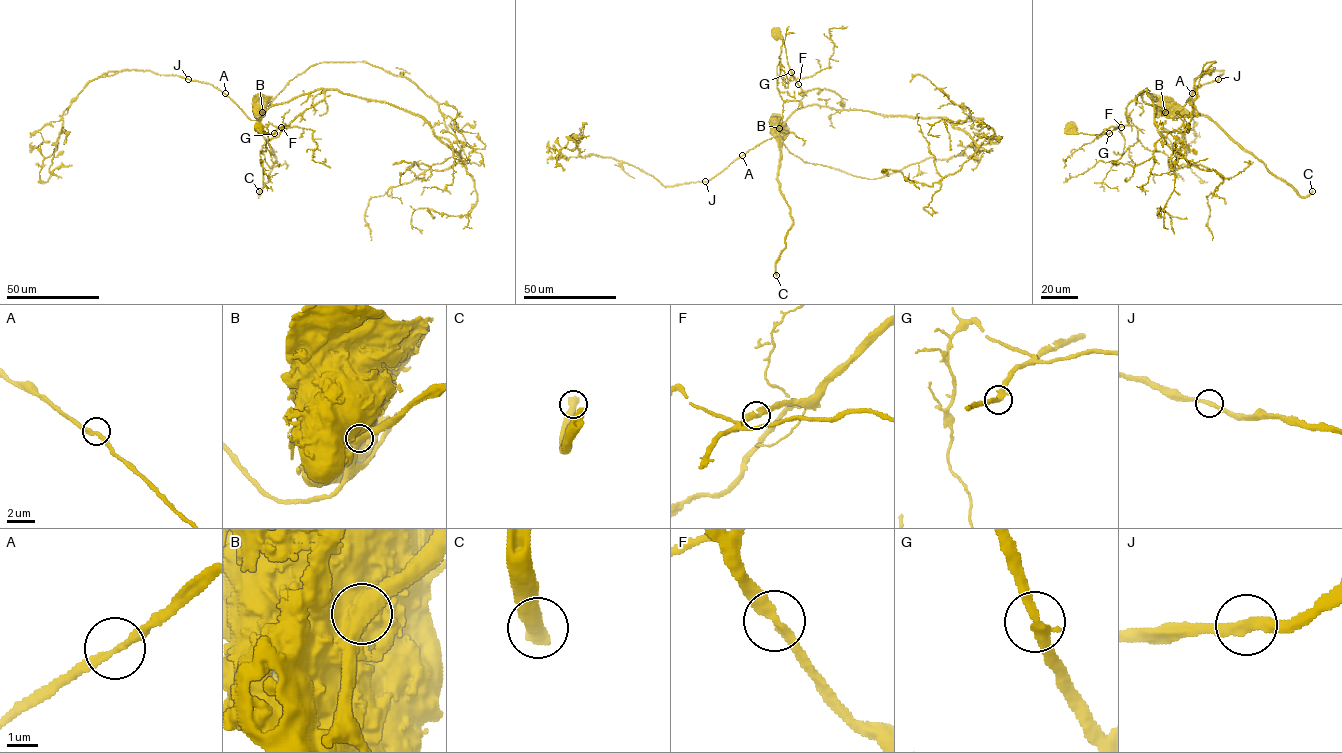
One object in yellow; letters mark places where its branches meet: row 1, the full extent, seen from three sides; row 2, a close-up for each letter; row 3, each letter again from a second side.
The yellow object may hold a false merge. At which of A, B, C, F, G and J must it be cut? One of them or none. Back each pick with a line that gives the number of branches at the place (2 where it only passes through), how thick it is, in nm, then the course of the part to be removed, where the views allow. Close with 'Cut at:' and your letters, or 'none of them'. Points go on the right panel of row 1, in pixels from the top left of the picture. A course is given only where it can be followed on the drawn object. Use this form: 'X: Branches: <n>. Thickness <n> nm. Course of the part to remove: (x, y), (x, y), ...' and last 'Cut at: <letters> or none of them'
B: Branches: 2. Thickness 800 nm. Course of the part to remove: (1165, 112), (1142, 99), (1146, 89), (1154, 123), (1166, 144), (1223, 179), (1206, 197), (1212, 240)
Cut at: B

